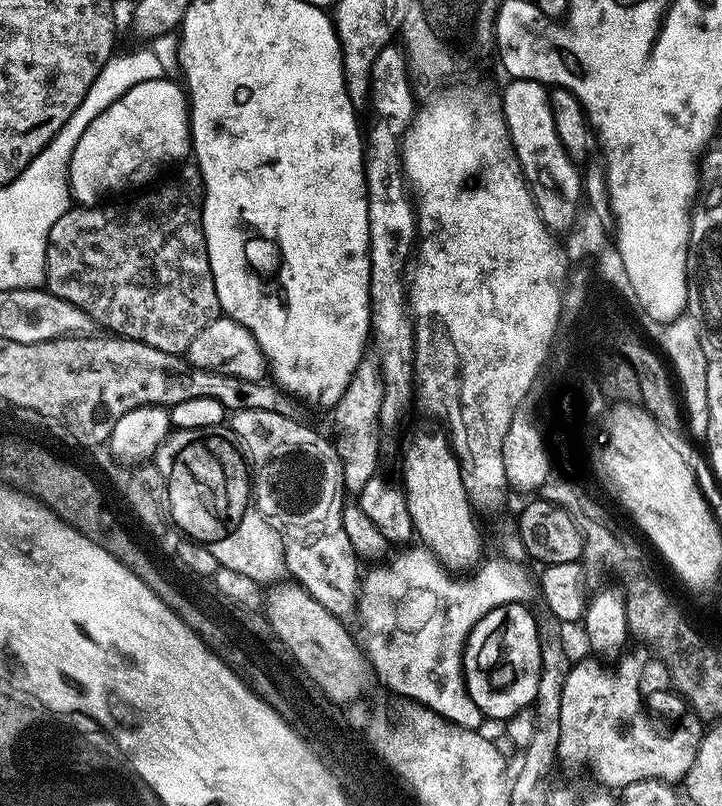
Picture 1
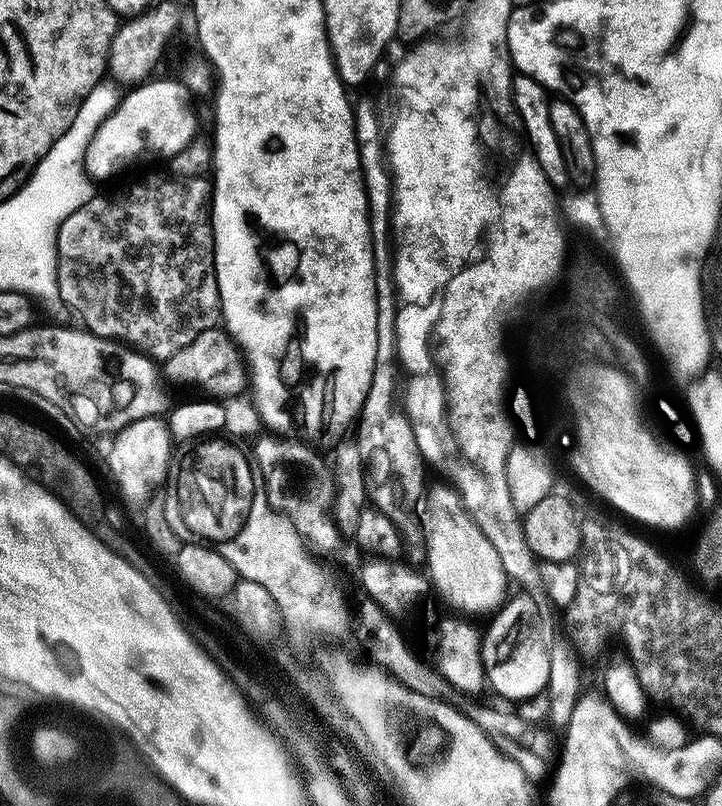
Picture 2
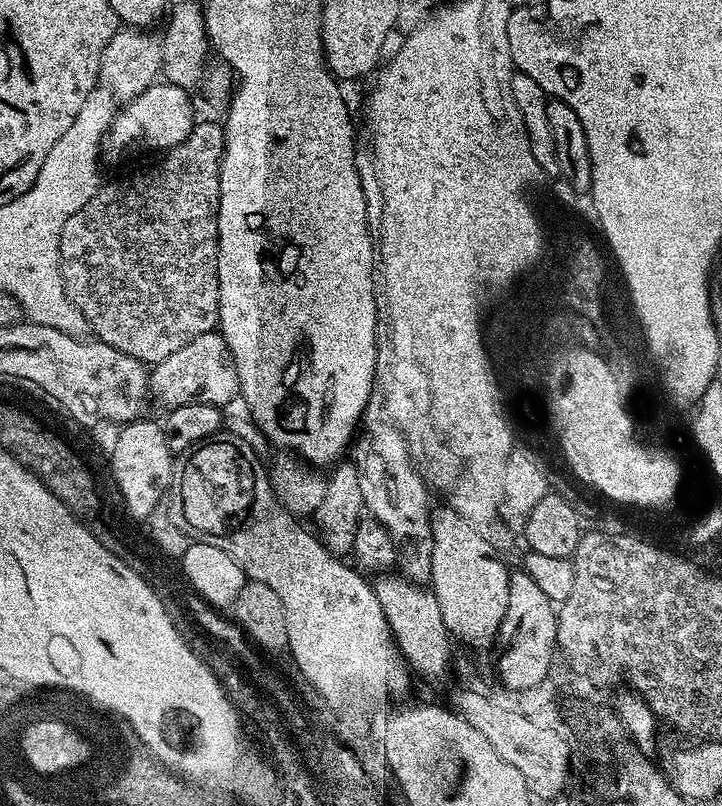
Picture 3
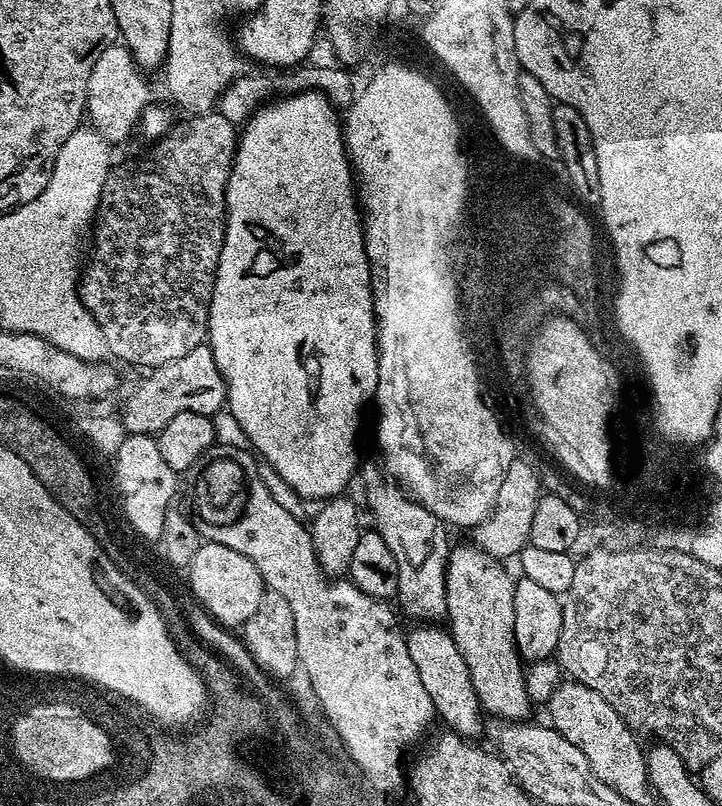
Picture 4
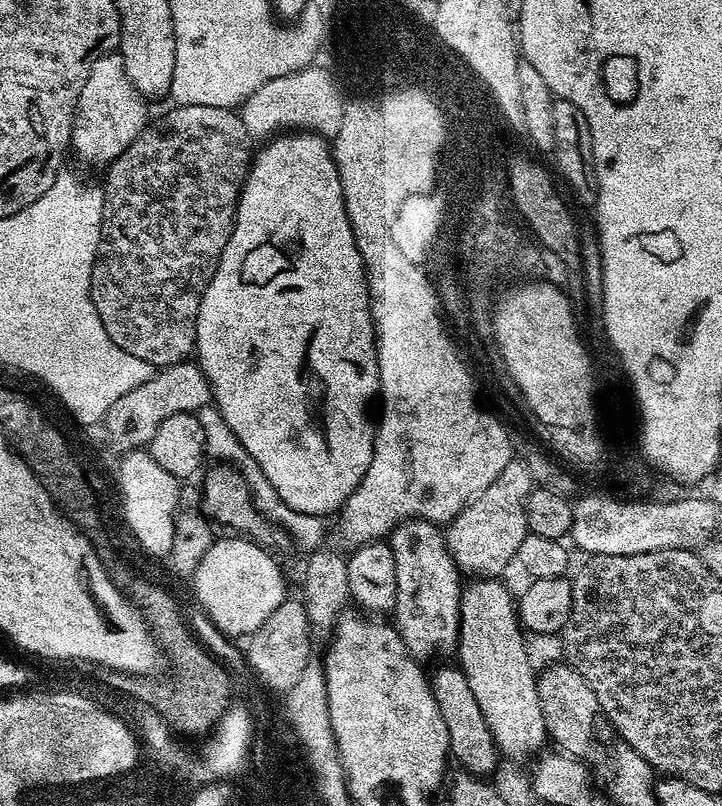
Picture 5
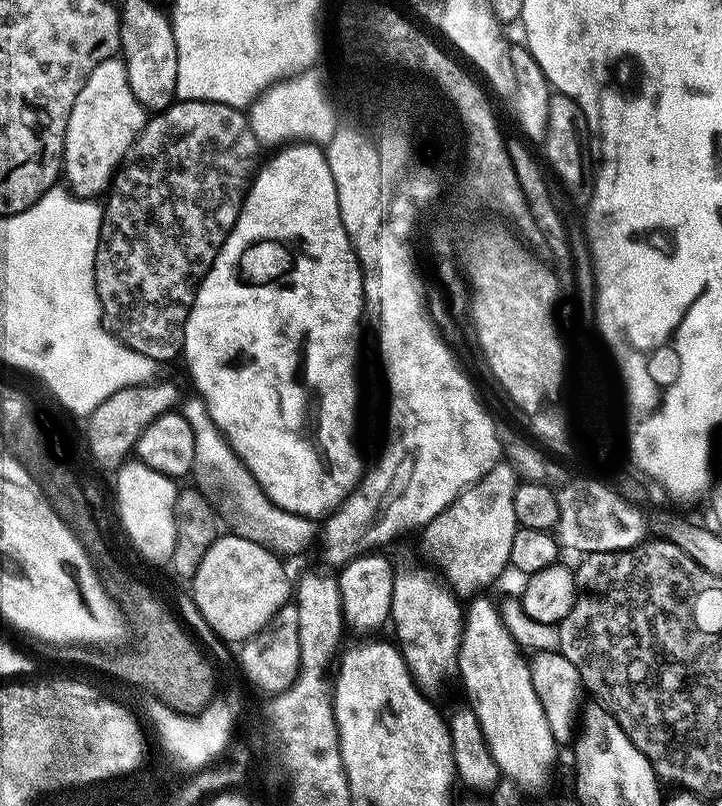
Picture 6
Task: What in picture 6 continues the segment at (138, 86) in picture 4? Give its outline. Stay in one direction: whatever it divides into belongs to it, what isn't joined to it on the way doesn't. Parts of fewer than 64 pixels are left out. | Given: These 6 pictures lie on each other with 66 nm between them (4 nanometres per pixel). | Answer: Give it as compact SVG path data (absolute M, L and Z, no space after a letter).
M123 59L98 62L90 78L86 78L86 86L74 98L74 110L70 110L66 126L62 176L65 181L68 179L66 184L73 196L96 198L99 192L109 191L120 165L128 159L128 151L144 129L145 119L146 110L134 98L134 90L130 90Z

